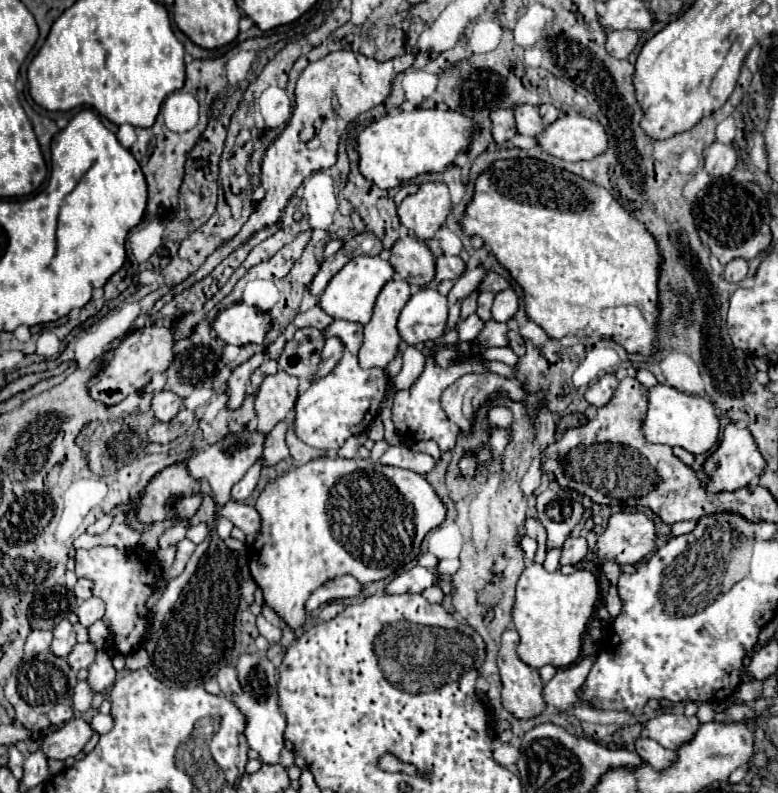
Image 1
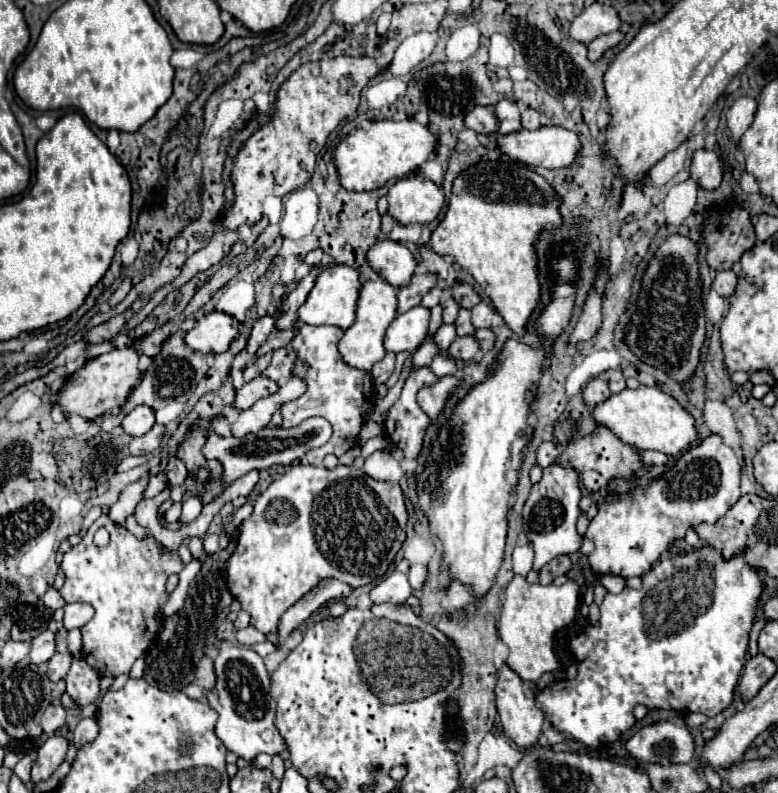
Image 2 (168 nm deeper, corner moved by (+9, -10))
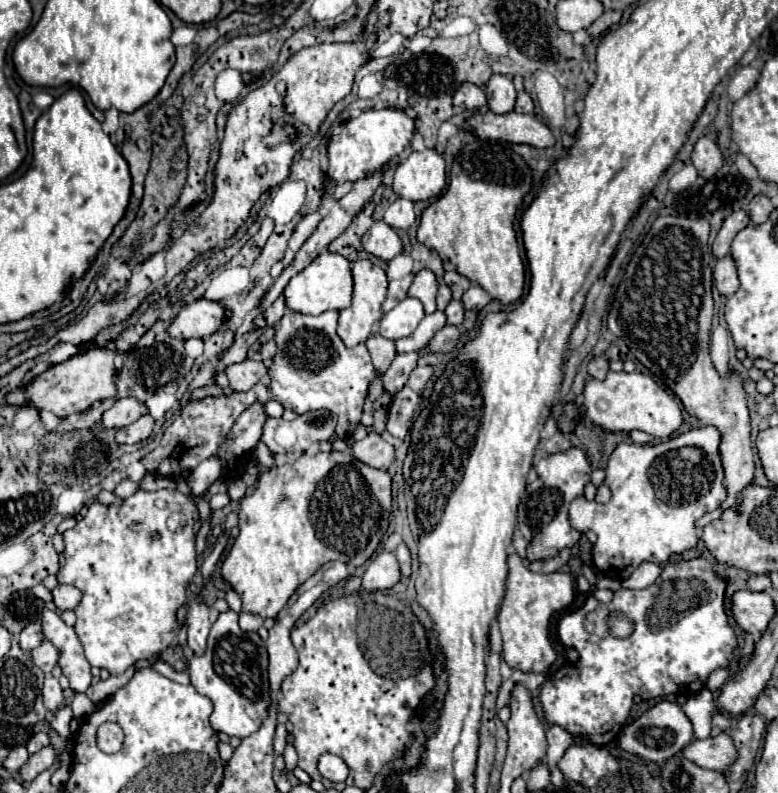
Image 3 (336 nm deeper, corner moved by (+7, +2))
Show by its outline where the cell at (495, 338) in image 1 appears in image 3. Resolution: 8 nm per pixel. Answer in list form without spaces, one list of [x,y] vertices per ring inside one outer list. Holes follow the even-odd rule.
[[[445,325],[443,329],[439,329],[439,331],[431,337],[429,349],[431,349],[433,353],[449,353],[449,351],[457,345],[457,339],[459,339],[457,327]]]

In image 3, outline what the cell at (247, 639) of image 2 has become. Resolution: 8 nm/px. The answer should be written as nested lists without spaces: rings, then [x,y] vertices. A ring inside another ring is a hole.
[[[239,613],[239,627],[243,631],[257,631],[259,627],[262,627],[264,620],[259,615],[253,615],[253,613]]]

